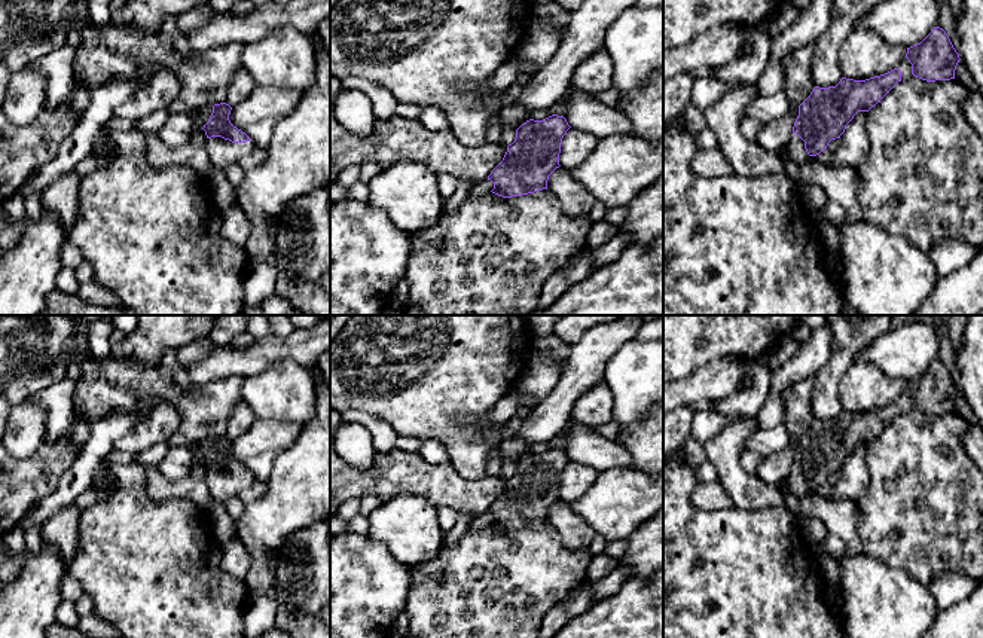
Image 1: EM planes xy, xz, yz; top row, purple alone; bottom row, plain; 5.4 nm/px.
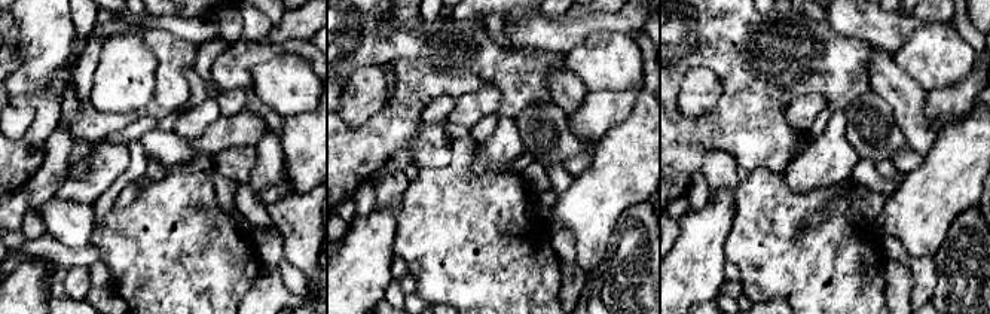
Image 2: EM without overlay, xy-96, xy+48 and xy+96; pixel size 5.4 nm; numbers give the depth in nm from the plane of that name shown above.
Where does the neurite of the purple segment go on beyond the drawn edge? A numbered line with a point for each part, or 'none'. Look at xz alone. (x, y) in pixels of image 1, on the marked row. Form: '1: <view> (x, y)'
none

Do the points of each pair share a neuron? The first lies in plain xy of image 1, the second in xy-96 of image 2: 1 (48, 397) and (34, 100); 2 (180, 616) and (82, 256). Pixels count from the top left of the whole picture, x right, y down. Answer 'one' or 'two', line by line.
1: one
2: two

